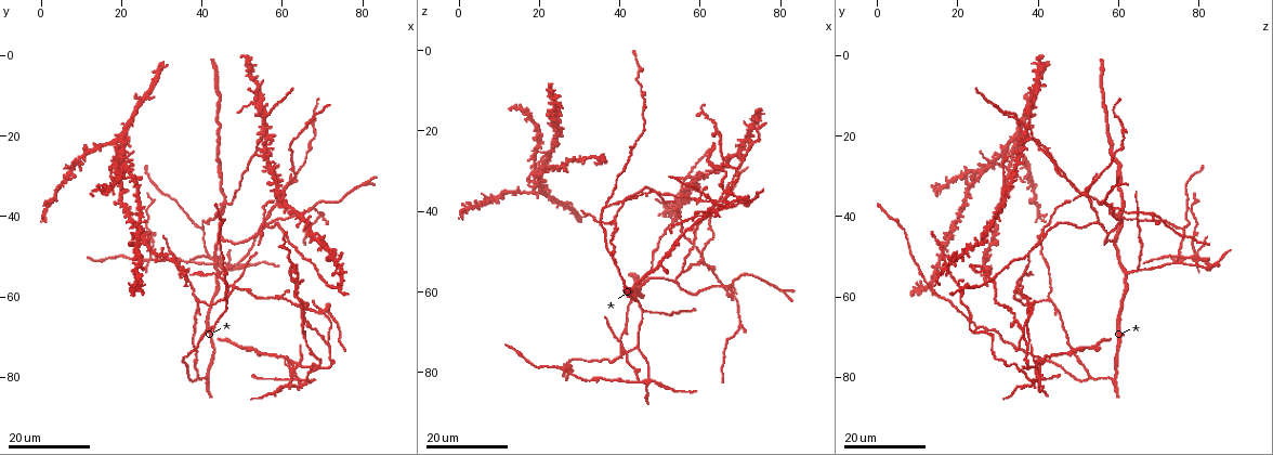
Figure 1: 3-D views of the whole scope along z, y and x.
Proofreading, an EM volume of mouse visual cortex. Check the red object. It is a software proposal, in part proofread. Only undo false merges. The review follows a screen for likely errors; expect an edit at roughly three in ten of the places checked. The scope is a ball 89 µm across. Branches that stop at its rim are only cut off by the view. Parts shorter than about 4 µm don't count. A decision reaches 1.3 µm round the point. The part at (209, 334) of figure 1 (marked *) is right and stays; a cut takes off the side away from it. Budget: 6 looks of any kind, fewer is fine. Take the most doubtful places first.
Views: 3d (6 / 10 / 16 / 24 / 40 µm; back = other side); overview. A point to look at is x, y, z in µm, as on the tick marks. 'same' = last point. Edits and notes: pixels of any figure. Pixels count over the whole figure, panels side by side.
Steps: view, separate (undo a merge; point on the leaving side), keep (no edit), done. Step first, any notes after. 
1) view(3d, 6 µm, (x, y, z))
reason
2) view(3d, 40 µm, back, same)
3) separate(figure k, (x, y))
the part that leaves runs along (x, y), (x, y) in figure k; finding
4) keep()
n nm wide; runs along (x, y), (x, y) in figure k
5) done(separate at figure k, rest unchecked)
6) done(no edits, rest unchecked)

view(3d, 16 µm, (60.5, 34.0, 52.0))
looks like a crossing

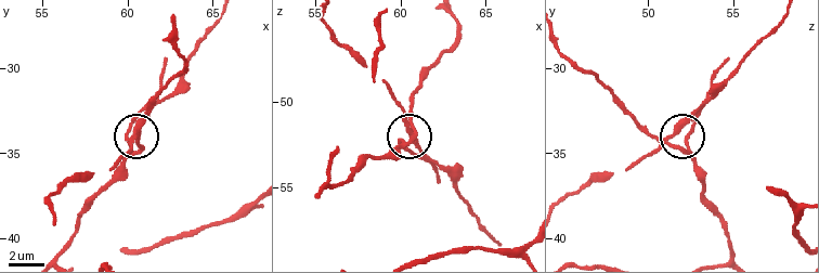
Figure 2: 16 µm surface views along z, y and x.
view(3d, 6 µm, (60.2, 34.0, 51.3))
zoom in

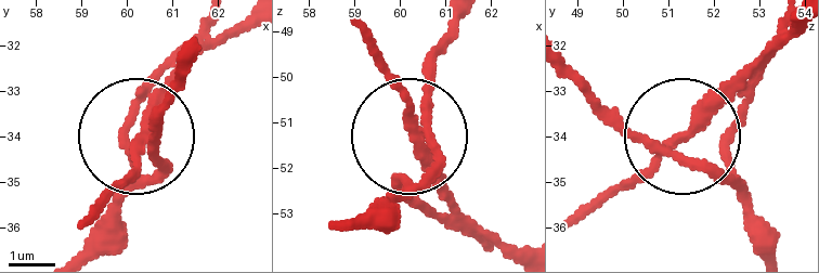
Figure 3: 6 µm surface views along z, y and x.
keep()
230 nm wide; continuous, no second neuron

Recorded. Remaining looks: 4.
view(3d, 16 µm, (67.0, 38.0, 58.5))
three-way junction

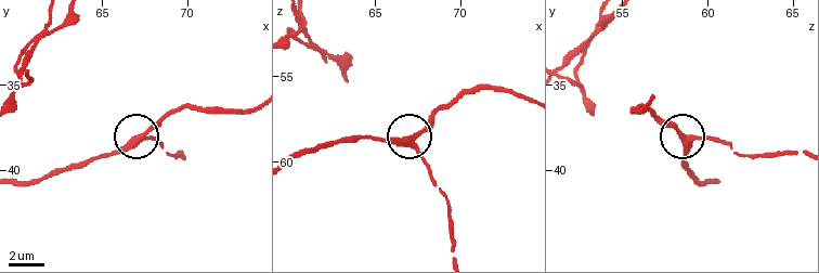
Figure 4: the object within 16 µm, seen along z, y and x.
view(3d, 6 µm, (67.2, 38.1, 58.7))

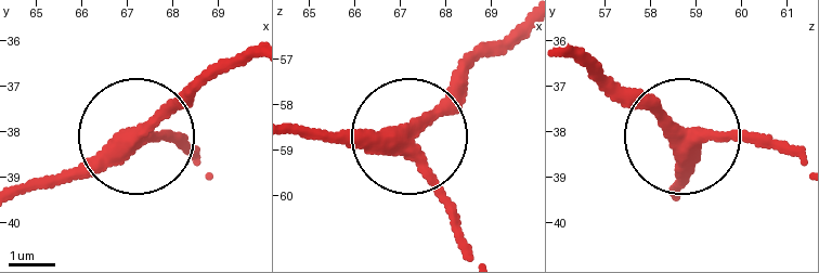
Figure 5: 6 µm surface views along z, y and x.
keep()
3 arms; one neuron here

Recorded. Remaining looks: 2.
view(3d, 16 µm, (58.5, 33.0, 31.0))

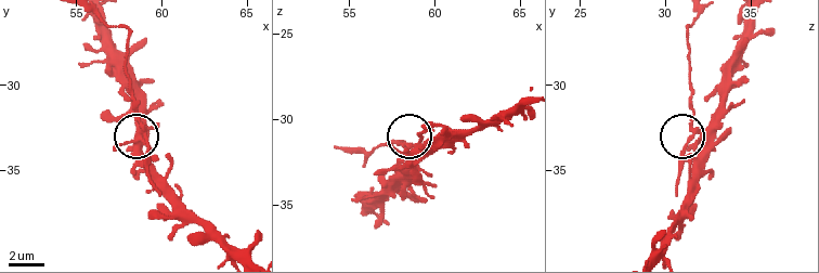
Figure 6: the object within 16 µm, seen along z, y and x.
view(3d, 6 µm, (58.9, 32.5, 31.4))

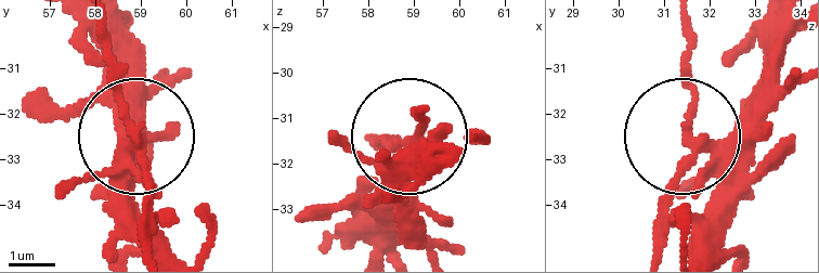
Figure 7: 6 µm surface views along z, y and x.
separate(figure 7, (144, 204))
the part that leaves runs along (135, 144), (104, 20) in figure 7; a second neuron is stuck on

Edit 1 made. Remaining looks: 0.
done(separate at figure 7, rest unchecked)

